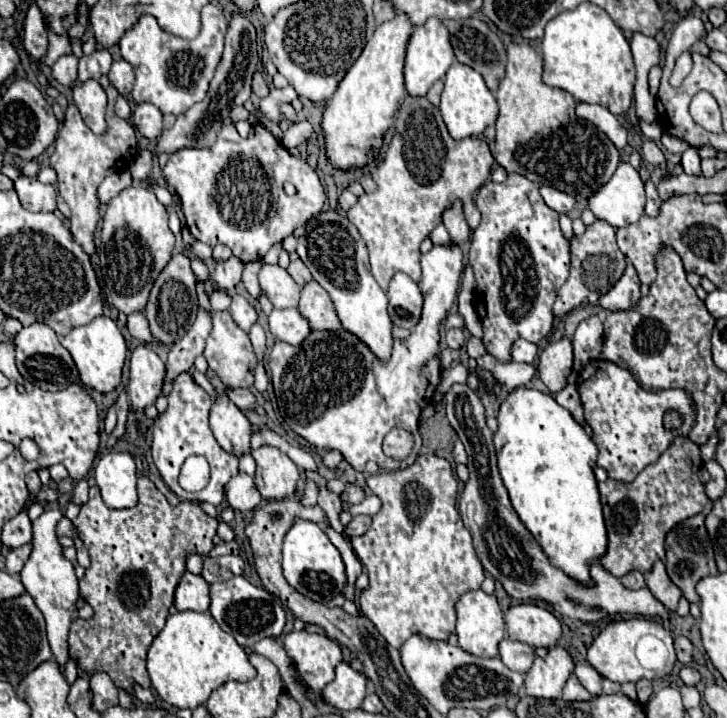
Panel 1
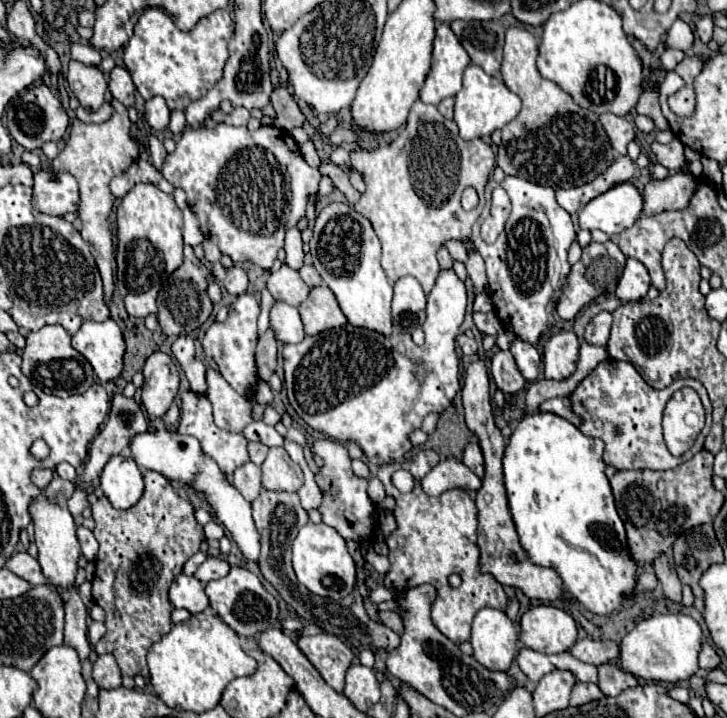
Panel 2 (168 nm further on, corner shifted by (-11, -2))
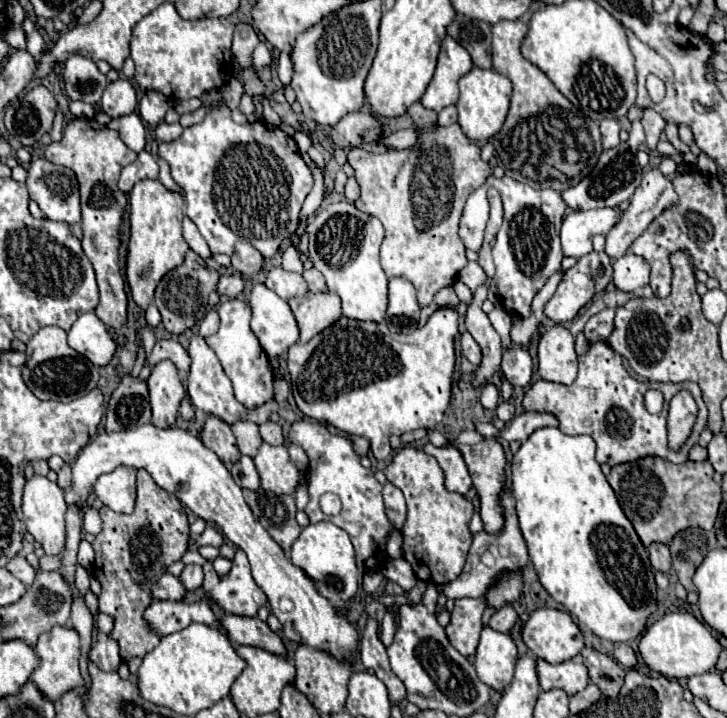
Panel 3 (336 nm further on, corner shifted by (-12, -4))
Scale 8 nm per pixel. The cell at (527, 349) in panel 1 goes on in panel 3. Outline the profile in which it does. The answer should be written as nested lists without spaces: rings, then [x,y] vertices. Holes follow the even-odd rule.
[[[522,346],[508,348],[508,350],[504,352],[504,356],[502,356],[500,370],[502,370],[504,378],[506,378],[512,386],[520,386],[520,388],[530,386],[532,358],[530,358],[528,350],[522,348]]]

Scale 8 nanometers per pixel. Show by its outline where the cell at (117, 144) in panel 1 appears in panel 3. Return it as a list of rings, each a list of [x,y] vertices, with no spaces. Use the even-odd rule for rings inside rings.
[[[74,118],[66,124],[66,130],[62,134],[60,142],[52,142],[44,150],[44,158],[68,166],[74,170],[78,182],[80,182],[80,196],[82,196],[82,248],[84,254],[90,258],[96,280],[100,288],[100,304],[96,308],[96,316],[110,328],[120,328],[126,322],[126,290],[124,290],[124,278],[120,274],[118,264],[118,248],[120,248],[120,224],[122,216],[128,204],[126,194],[118,188],[118,176],[120,170],[136,160],[136,152],[132,152],[116,130],[110,130],[108,126],[94,126],[88,120]]]

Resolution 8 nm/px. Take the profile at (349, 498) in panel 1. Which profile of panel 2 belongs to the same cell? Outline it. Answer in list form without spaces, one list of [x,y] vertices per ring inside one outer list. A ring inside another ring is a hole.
[[[315,440],[313,442],[313,452],[323,458],[325,466],[321,468],[321,474],[315,476],[319,488],[323,490],[323,504],[319,508],[323,522],[335,528],[345,540],[369,540],[373,534],[373,504],[367,496],[367,480],[357,478],[351,470],[351,460],[347,454],[347,448],[341,442],[335,440]]]

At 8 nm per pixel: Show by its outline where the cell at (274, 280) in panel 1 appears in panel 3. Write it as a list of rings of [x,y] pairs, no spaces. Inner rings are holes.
[[[272,268],[266,278],[266,286],[274,290],[282,300],[290,300],[294,296],[304,296],[308,292],[306,282],[300,274],[288,272],[284,268]]]

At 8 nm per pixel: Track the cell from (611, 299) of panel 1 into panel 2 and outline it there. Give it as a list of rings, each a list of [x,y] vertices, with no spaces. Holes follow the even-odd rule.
[[[627,258],[627,266],[617,284],[617,298],[623,302],[639,302],[647,296],[649,286],[651,282],[649,282],[647,268],[639,260]]]

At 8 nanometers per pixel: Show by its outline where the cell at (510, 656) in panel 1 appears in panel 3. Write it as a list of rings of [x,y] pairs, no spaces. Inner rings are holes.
[[[538,658],[538,676],[540,676],[540,686],[546,692],[552,688],[560,688],[568,696],[582,692],[588,684],[588,670],[578,660],[568,660],[554,666]]]

